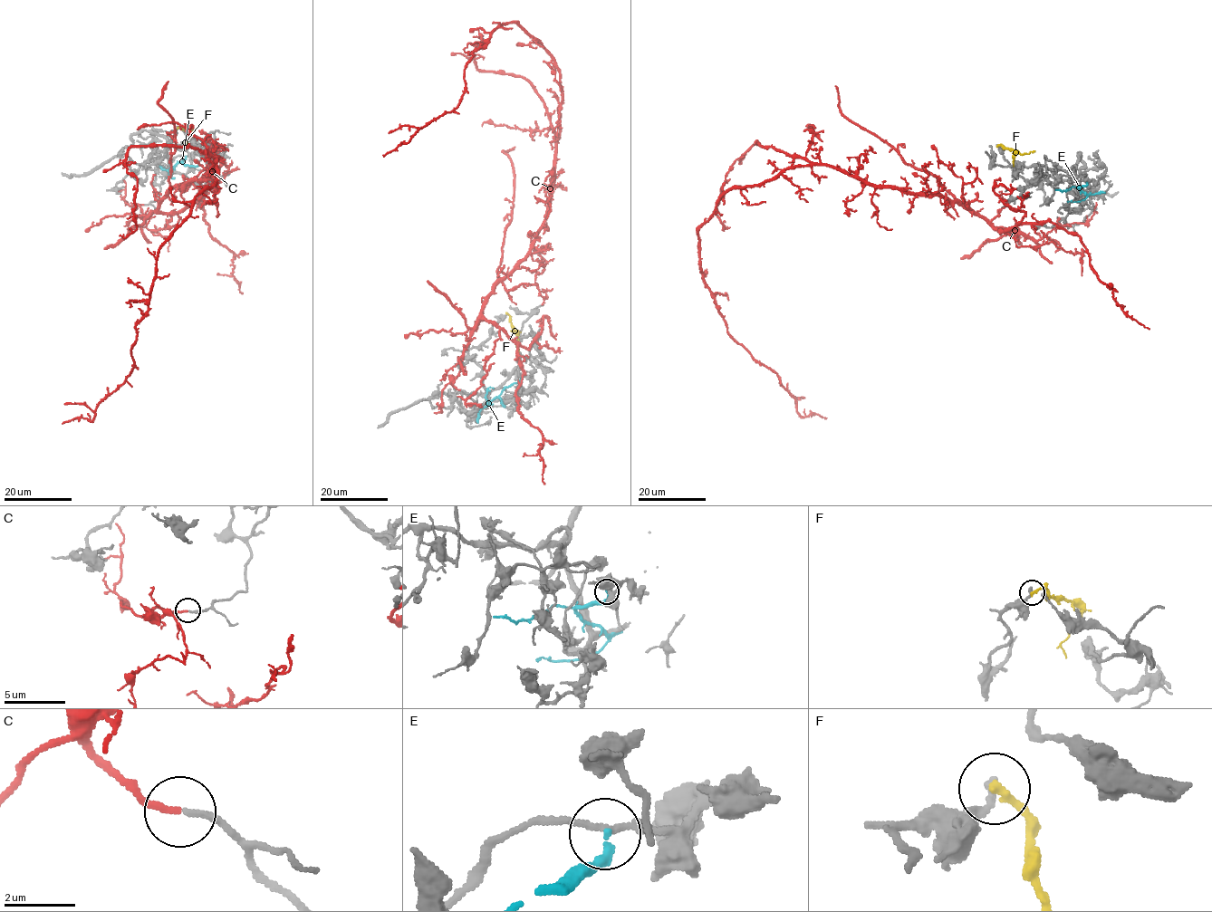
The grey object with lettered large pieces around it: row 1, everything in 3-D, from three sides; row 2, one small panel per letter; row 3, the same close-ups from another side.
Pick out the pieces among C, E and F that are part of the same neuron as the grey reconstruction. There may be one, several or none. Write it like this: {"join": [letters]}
{"join": []}

